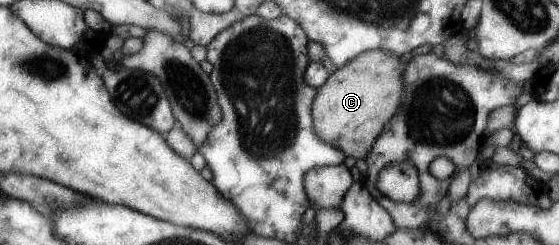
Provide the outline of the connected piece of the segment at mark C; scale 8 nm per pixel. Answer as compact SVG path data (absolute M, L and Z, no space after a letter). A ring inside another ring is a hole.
M375 49L361 53L347 65L330 74L317 89L316 100L312 104L313 129L317 135L341 150L346 157L365 160L372 152L377 137L384 132L385 125L396 116L404 94L405 63L400 57Z

